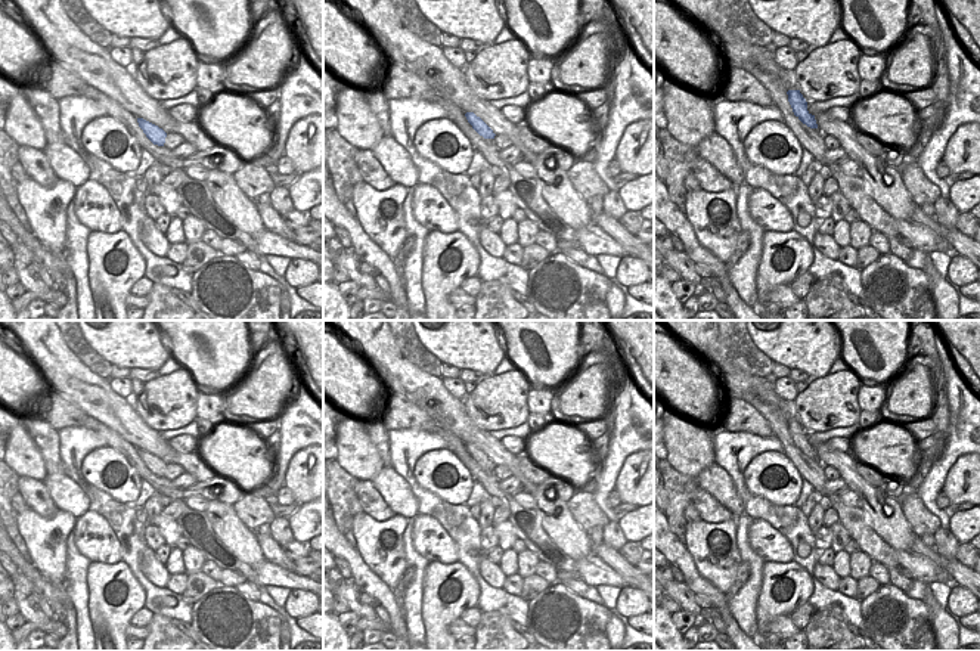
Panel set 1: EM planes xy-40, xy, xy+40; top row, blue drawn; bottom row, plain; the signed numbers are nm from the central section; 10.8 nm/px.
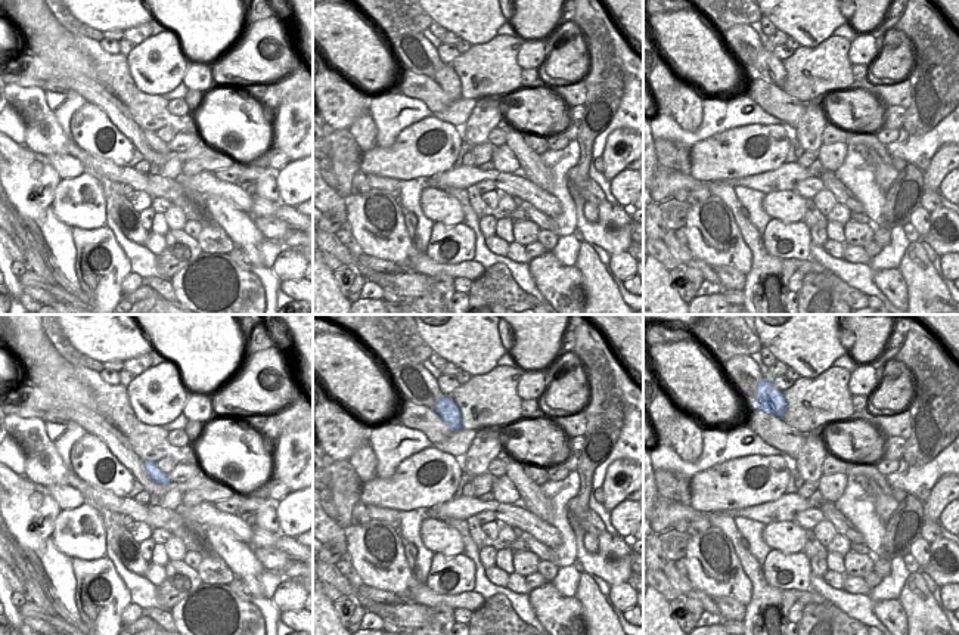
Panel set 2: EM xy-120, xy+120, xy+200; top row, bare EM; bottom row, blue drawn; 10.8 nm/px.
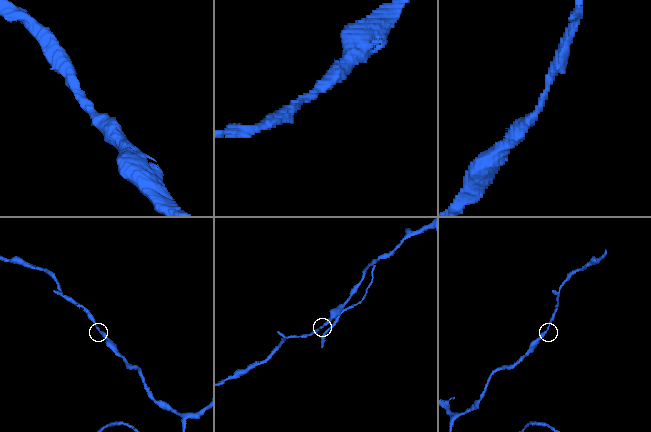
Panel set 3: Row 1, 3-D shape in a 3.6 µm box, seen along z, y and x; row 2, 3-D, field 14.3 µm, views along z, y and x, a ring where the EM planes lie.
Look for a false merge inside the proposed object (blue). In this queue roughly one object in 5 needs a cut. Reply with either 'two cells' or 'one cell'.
one cell

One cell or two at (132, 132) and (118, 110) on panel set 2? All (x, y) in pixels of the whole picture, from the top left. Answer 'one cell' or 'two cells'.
one cell

